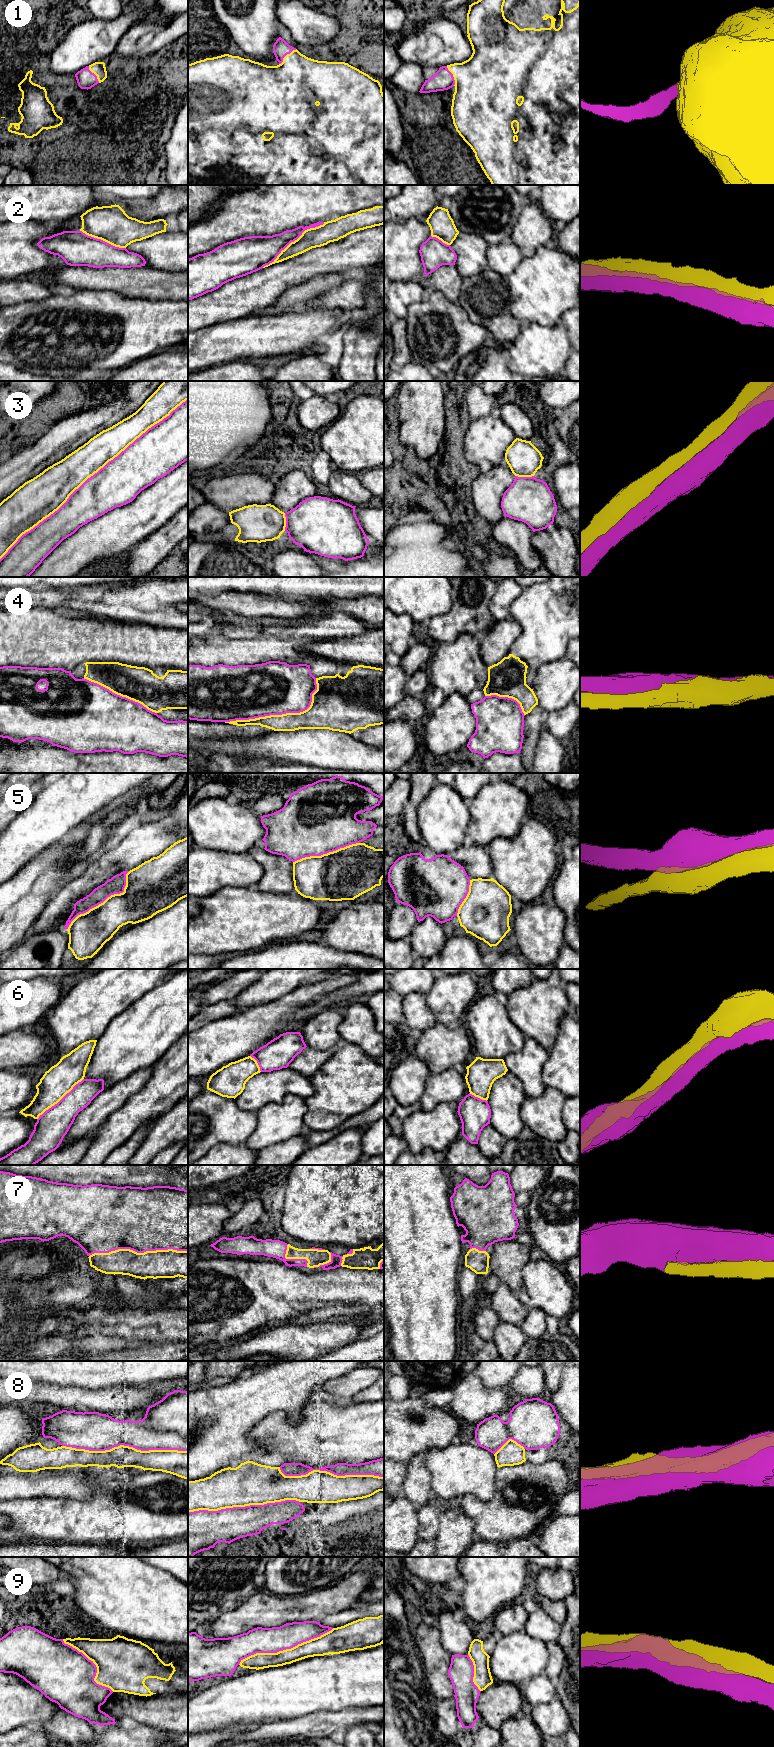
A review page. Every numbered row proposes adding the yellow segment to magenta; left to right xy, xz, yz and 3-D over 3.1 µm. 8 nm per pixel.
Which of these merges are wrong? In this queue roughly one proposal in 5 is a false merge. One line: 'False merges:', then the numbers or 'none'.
False merges: 2, 3, 4, 5, 6, 8

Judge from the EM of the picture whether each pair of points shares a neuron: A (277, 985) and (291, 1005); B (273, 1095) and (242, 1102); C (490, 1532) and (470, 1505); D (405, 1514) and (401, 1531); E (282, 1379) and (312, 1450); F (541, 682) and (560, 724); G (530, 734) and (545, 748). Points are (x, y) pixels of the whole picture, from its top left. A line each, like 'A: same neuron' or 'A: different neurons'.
A: different neurons
B: same neuron
C: same neuron
D: same neuron
E: different neurons
F: same neuron
G: different neurons

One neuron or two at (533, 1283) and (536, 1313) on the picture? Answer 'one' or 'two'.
one

